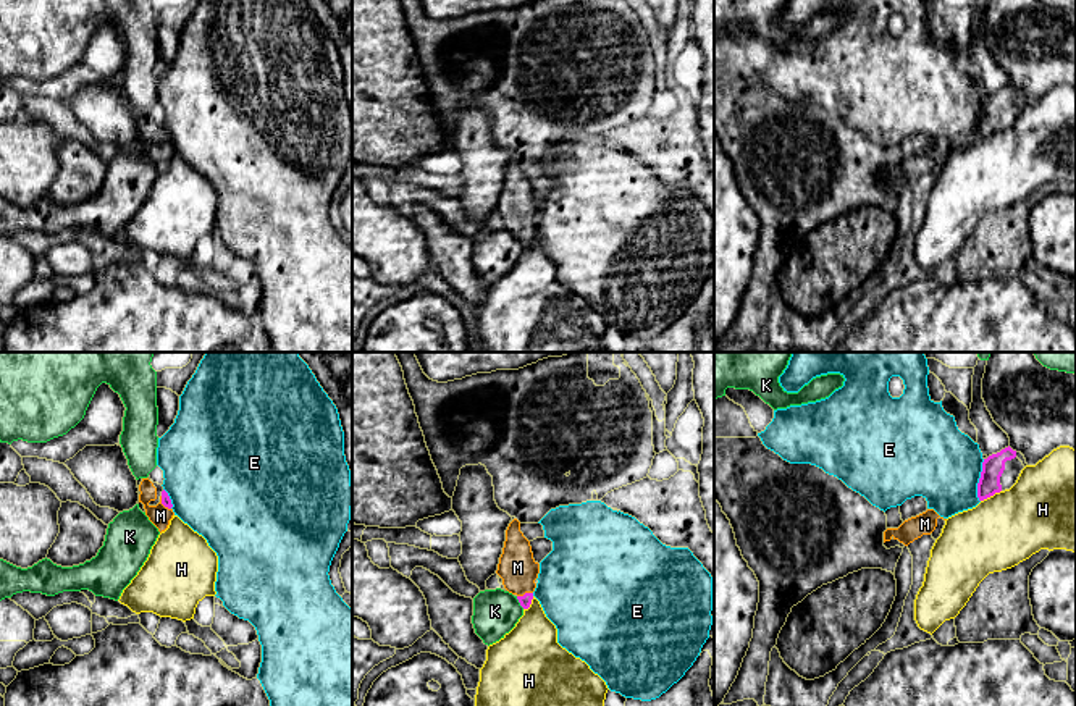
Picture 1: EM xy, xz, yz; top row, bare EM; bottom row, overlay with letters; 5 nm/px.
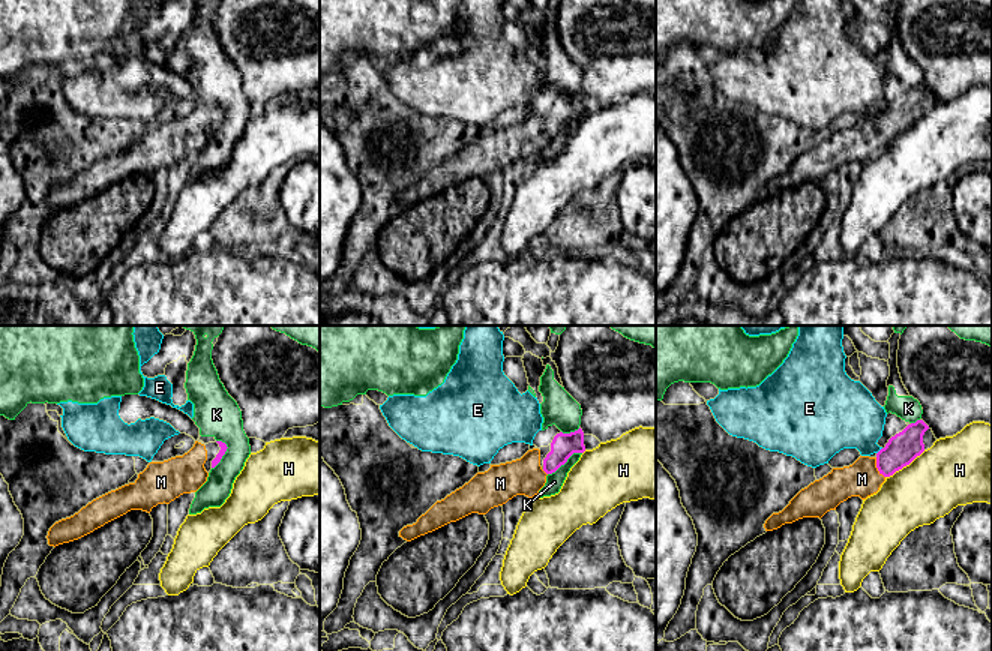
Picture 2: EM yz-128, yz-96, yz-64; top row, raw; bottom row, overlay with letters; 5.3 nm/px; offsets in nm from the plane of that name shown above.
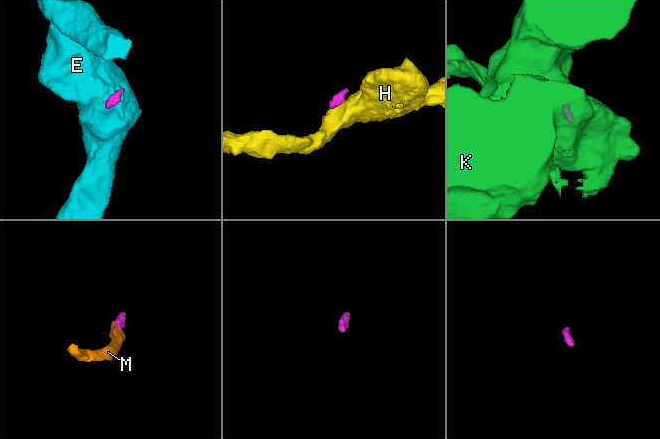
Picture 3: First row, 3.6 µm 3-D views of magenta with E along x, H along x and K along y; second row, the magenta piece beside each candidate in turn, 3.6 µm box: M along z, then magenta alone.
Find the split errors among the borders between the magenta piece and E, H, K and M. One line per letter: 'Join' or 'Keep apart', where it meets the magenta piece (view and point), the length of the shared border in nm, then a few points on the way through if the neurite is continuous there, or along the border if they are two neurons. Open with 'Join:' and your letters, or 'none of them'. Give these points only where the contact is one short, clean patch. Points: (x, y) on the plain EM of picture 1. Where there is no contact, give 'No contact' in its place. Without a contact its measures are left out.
Join: M
E: Keep apart. Touches magenta at yz (979, 118). Shared border 220 nm. Boundary: yz (984, 97), (978, 121), (979, 139)
H: Keep apart. Touches magenta at yz (991, 133). Shared border 120 nm. Boundary: yz (1000, 128), (981, 139)
K: Keep apart. Touches magenta at xz (519, 239). Shared border 80 nm. Boundary: xz (516, 235), (524, 246)
M: Join. Touches magenta at xz (524, 233). Shared border 80 nm. Path across: xz (525, 238), (524, 233), (517, 205)

